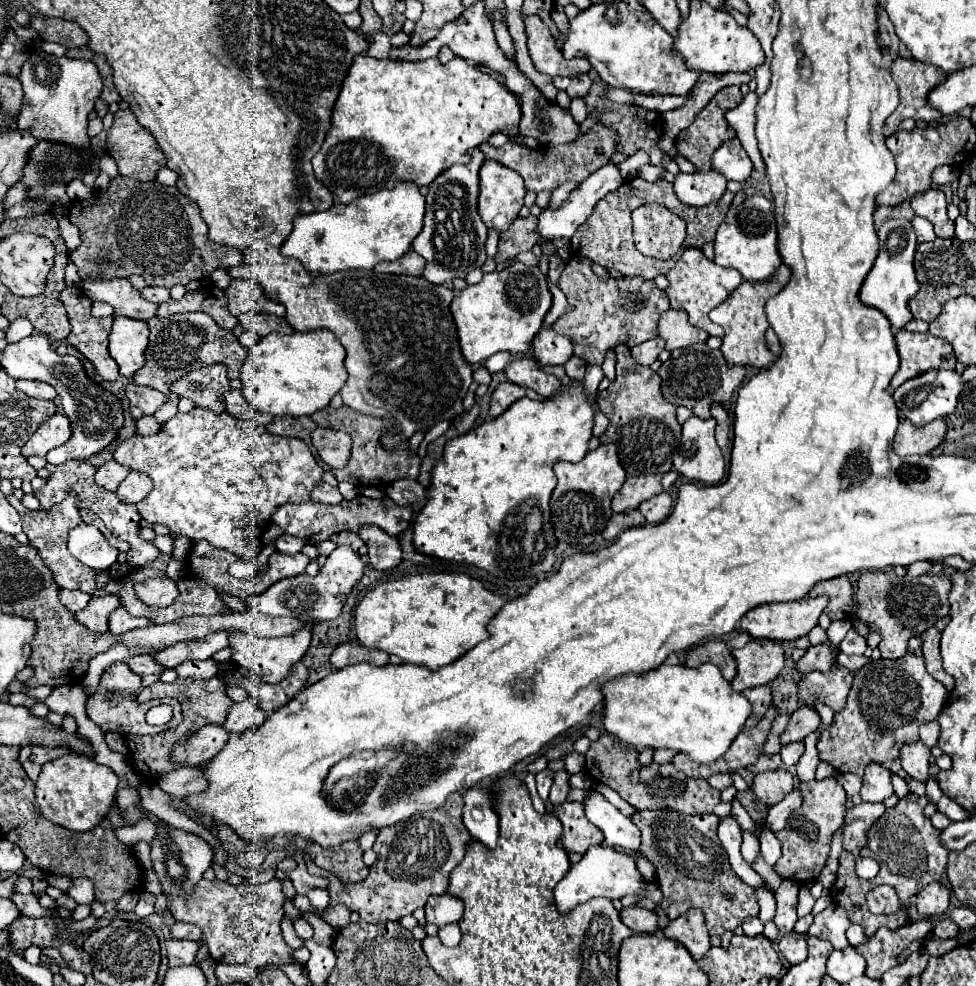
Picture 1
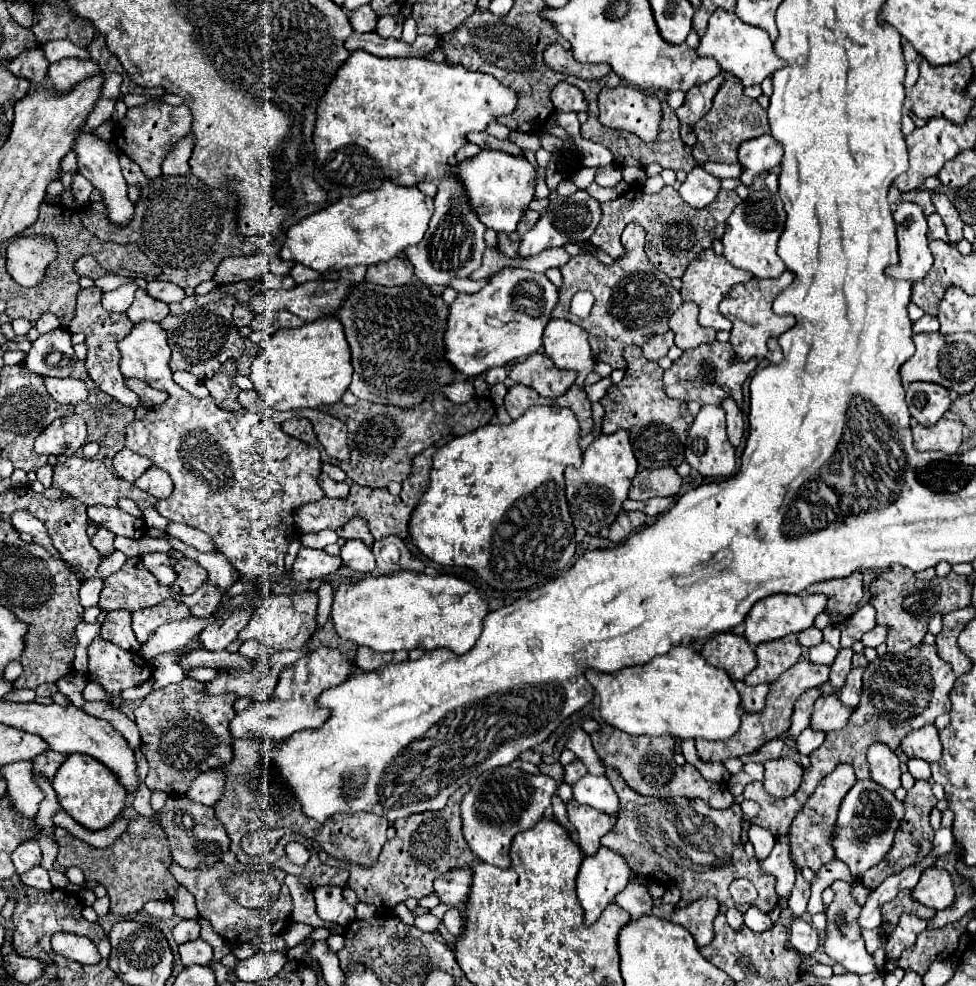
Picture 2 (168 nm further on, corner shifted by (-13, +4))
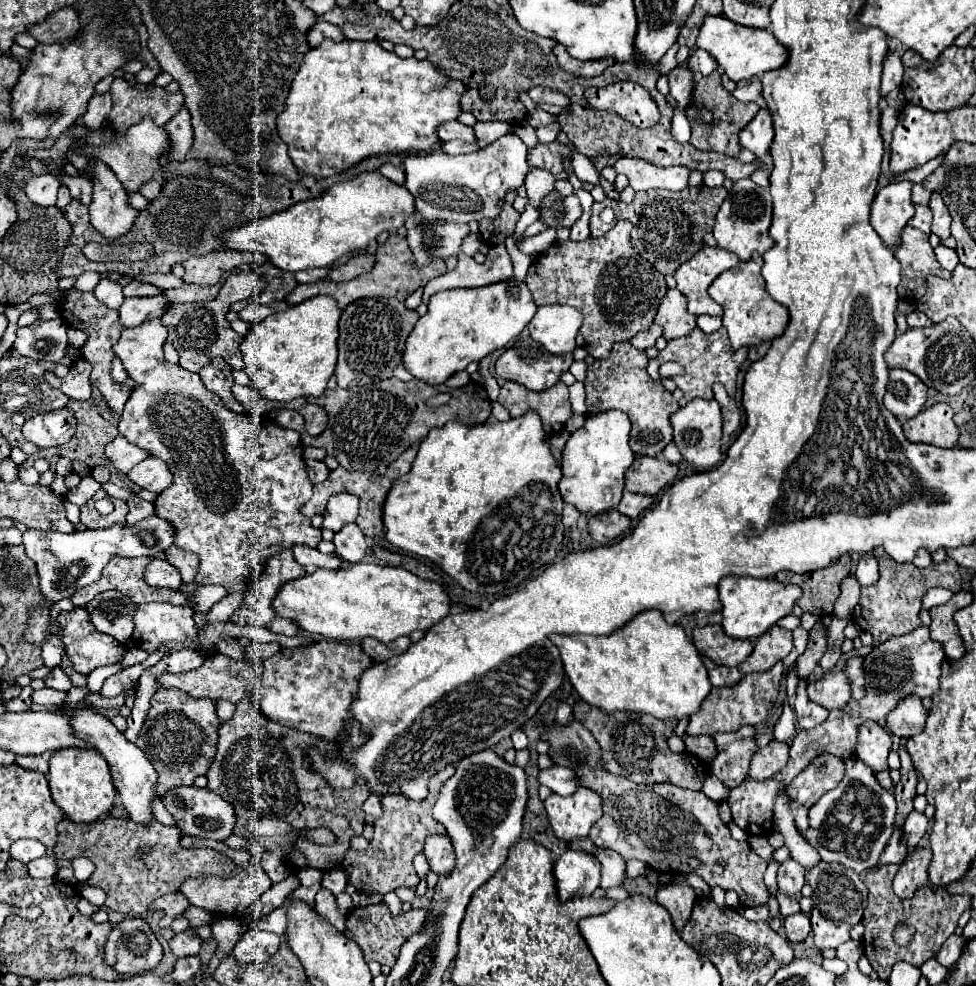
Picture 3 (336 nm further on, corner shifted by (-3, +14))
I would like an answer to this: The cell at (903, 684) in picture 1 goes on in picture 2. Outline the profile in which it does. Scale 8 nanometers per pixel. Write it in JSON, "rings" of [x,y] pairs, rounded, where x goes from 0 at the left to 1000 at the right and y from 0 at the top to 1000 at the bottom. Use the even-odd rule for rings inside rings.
{"rings":[[[942,653],[940,657],[933,657],[929,661],[899,665],[894,671],[888,673],[886,686],[884,686],[884,704],[880,716],[874,720],[870,732],[866,738],[849,742],[843,757],[839,757],[833,765],[829,765],[831,777],[823,783],[823,793],[817,799],[817,803],[808,809],[794,809],[788,807],[780,793],[765,795],[761,807],[763,811],[772,811],[778,815],[778,826],[769,830],[767,836],[780,838],[788,842],[794,850],[804,848],[808,844],[808,838],[813,834],[813,828],[823,817],[827,807],[835,801],[837,793],[853,783],[853,779],[862,773],[868,773],[876,779],[876,785],[880,791],[890,789],[890,775],[886,775],[886,763],[894,753],[911,755],[913,761],[919,761],[921,751],[927,748],[933,740],[940,740],[948,734],[958,732],[958,728],[966,722],[974,720],[972,702],[978,694],[981,686],[972,677],[972,673],[964,671],[960,665],[960,659],[956,653]]]}

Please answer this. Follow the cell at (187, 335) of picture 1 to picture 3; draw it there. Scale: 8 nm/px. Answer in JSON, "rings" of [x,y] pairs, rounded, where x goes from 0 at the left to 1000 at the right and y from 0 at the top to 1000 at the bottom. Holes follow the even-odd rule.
{"rings":[[[241,276],[237,278],[231,288],[226,290],[222,302],[212,306],[190,306],[190,308],[173,308],[169,318],[165,320],[167,331],[173,335],[171,347],[179,351],[183,357],[183,371],[194,377],[204,377],[214,365],[220,361],[228,361],[233,369],[241,375],[249,373],[249,363],[245,357],[245,351],[249,347],[249,341],[237,335],[237,329],[233,327],[231,318],[235,316],[237,306],[243,306],[247,302],[259,302],[267,298],[272,292],[272,286],[261,276]]]}

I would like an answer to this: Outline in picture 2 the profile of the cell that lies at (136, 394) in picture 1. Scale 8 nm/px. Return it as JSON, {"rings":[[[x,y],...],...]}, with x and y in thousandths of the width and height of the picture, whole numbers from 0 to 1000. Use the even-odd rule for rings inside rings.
{"rings":[[[130,383],[130,385],[128,385],[128,391],[130,391],[132,396],[136,396],[136,398],[144,404],[144,408],[147,408],[149,414],[163,412],[163,410],[171,404],[169,398],[157,396],[153,389],[149,389],[149,387],[144,387],[144,385],[138,385],[138,383]]]}

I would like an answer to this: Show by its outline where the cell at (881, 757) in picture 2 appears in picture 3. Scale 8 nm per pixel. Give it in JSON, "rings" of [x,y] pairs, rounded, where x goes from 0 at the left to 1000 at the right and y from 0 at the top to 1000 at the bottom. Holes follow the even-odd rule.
{"rings":[[[884,732],[880,736],[878,767],[894,781],[909,781],[909,765],[913,761],[913,746],[897,732]]]}

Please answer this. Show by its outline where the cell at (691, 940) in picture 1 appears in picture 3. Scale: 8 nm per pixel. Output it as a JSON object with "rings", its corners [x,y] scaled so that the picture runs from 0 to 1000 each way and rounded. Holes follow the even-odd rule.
{"rings":[[[696,895],[696,897],[681,897],[673,903],[673,915],[683,921],[683,925],[690,931],[690,937],[694,943],[700,943],[700,939],[706,935],[710,917],[712,917],[712,905],[708,899]]]}

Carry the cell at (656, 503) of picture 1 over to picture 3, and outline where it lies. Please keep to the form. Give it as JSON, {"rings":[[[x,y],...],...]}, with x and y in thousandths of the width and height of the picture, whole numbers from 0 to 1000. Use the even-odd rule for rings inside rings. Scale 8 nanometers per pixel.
{"rings":[[[638,499],[638,505],[632,513],[632,517],[636,521],[642,521],[644,525],[653,525],[661,515],[665,515],[669,511],[669,503],[661,503],[661,501],[649,501],[649,499]]]}

